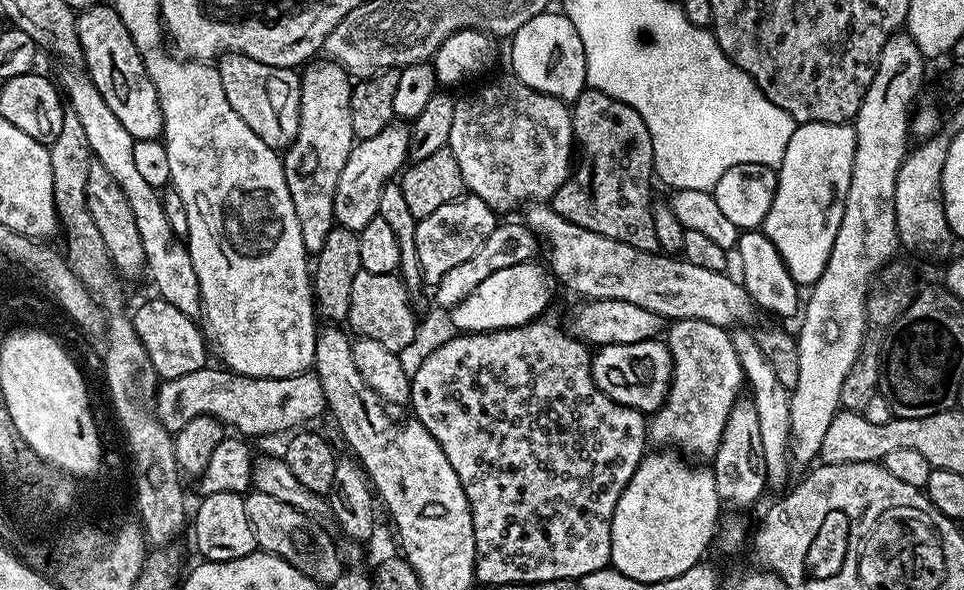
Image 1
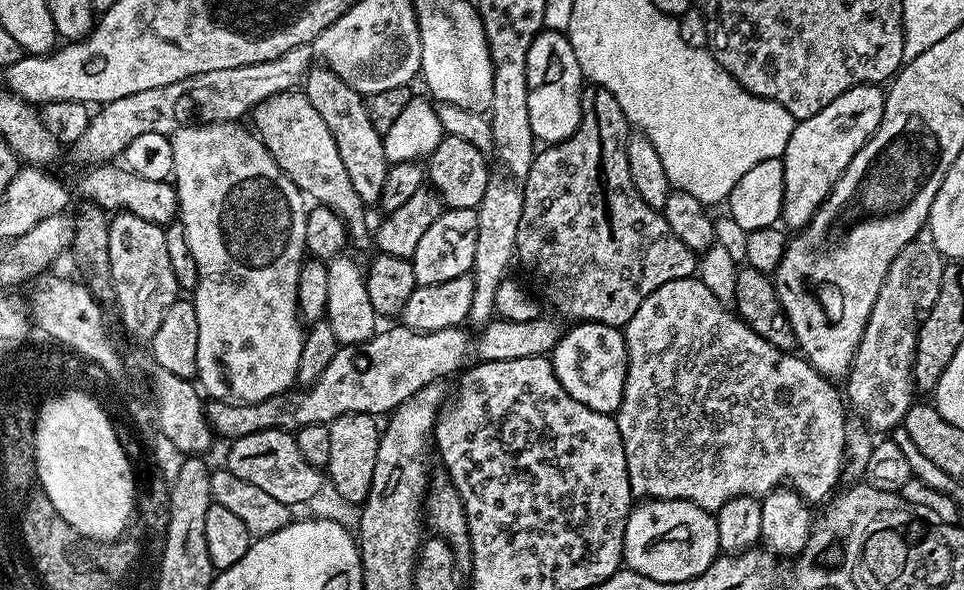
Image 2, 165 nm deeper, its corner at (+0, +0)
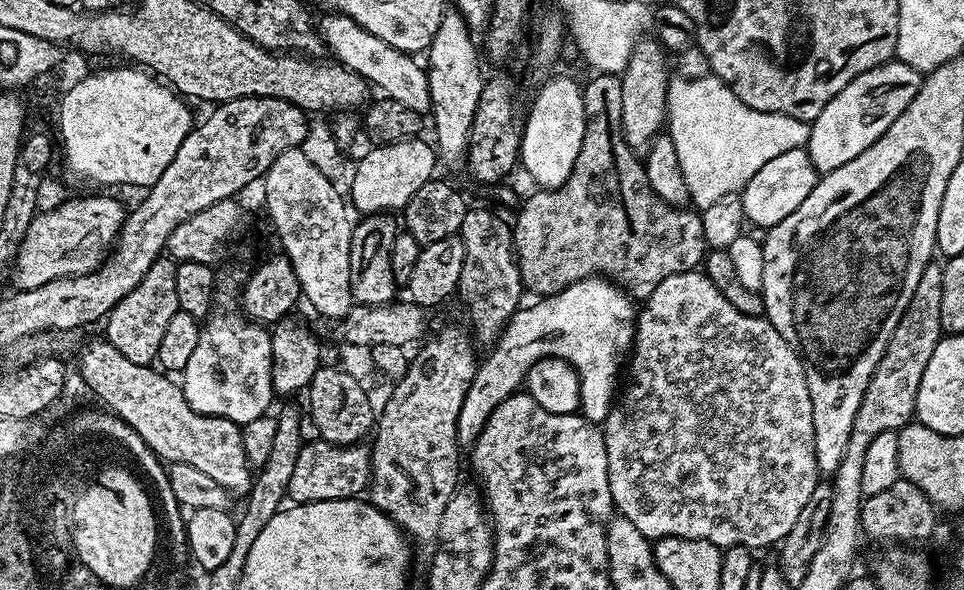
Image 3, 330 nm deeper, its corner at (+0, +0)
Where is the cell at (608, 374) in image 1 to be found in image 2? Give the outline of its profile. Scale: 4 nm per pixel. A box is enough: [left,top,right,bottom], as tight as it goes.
[550,322,628,414]

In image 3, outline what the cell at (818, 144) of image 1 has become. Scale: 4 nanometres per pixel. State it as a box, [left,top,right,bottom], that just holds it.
[806,62,921,173]

